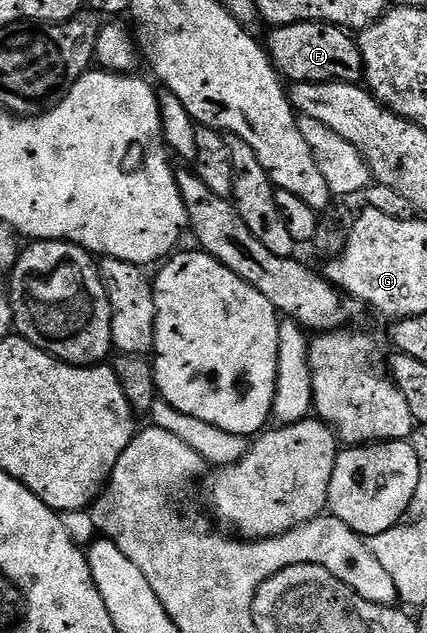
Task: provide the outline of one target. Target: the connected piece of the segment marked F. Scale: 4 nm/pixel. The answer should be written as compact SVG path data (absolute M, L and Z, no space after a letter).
M301 21L269 30L268 52L274 68L287 82L339 81L358 83L364 77L364 50L347 30L323 21Z

